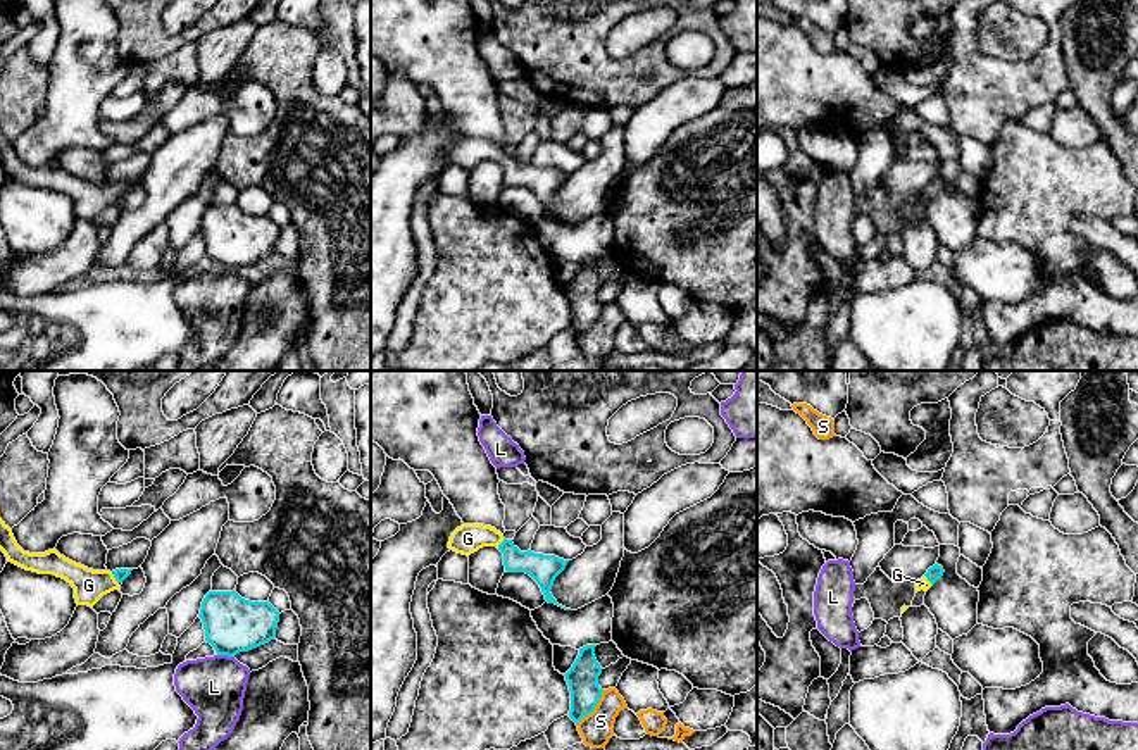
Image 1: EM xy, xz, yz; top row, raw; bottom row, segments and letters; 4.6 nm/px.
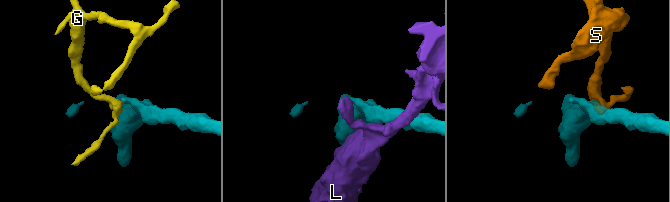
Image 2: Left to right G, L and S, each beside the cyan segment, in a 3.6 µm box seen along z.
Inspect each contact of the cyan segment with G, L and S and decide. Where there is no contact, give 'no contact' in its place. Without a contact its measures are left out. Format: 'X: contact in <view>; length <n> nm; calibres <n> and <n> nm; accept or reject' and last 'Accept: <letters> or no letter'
G: contact in xy; length 70 nm; calibres 60 and 150 nm; accept
L: contact in xy; length 80 nm; calibres 260 and 280 nm; reject
S: contact in xz; length 220 nm; calibres 140 and 160 nm; reject
Accept: G

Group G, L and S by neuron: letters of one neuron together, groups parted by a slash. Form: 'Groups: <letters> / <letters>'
Groups: G / L / S

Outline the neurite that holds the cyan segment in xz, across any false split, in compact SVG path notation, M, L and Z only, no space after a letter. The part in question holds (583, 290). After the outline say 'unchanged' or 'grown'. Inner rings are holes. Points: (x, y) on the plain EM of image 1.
M595 260L579 262L572 281L564 288L571 305L569 331L576 336L591 328L602 312L603 303L598 300L602 281L595 272Z; unchanged

